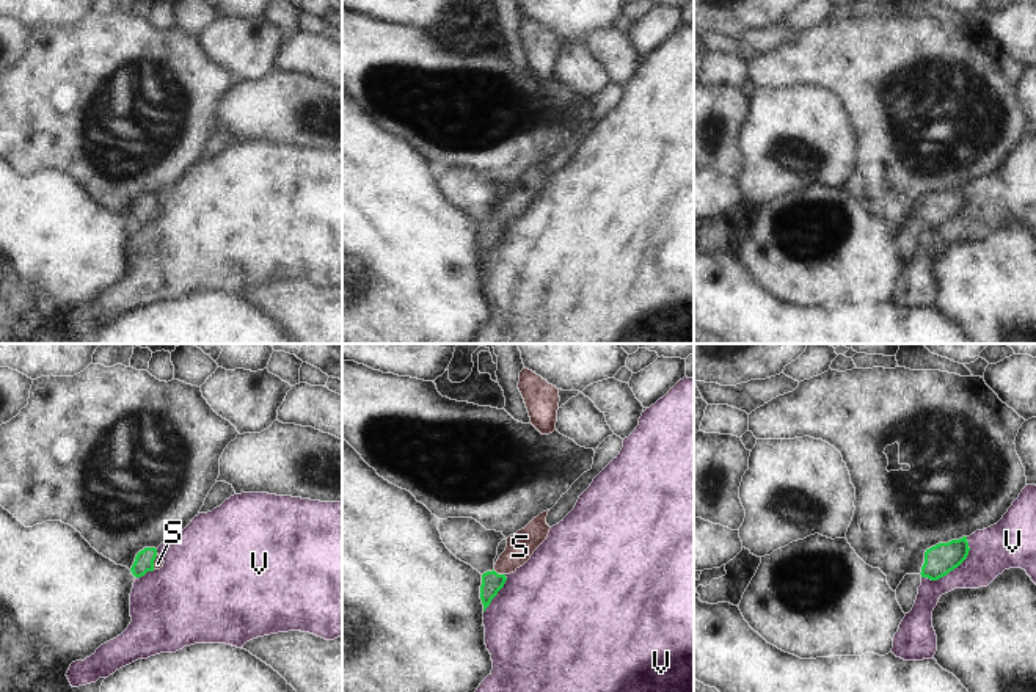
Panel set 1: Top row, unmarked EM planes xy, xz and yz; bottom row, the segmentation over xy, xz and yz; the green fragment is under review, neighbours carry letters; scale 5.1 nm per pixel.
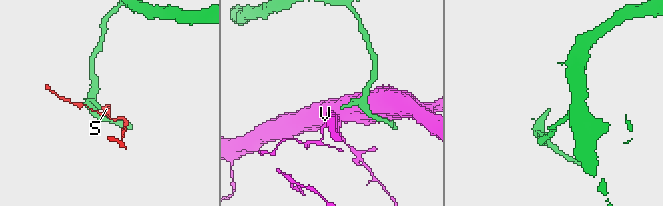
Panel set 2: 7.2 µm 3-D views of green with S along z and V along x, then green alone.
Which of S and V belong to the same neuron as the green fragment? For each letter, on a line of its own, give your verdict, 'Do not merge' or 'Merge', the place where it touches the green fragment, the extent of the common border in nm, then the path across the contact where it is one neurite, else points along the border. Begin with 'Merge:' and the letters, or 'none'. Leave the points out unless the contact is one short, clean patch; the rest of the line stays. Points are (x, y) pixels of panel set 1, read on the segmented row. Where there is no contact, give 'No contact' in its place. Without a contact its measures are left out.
Merge: S
S: Merge. Touches green at xz (499, 575). Shared border 70 nm. Path across: xz (492, 582), (499, 575), (520, 546)
V: Do not merge. Touches green at yz (953, 568). Shared border 320 nm.

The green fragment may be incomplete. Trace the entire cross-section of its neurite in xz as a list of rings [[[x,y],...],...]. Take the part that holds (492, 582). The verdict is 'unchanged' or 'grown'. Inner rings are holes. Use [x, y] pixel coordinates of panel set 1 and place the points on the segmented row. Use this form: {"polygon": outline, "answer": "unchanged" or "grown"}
{"polygon": [[[548,512],[540,513],[524,529],[510,535],[505,551],[499,555],[494,570],[482,574],[480,599],[483,612],[490,606],[491,599],[504,587],[507,574],[515,573],[523,566],[534,551],[546,540],[549,526],[546,524]]], "answer": "grown"}

